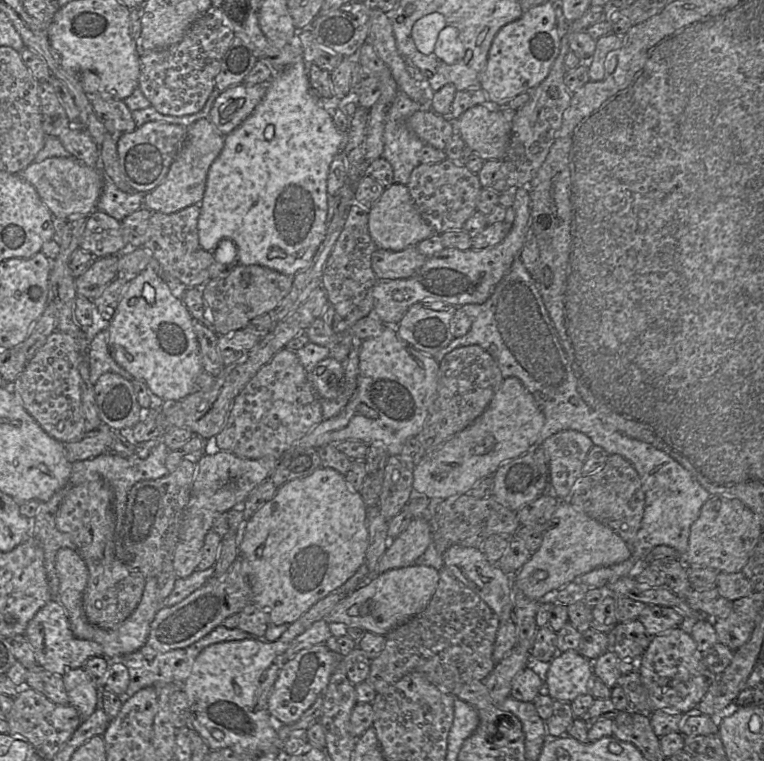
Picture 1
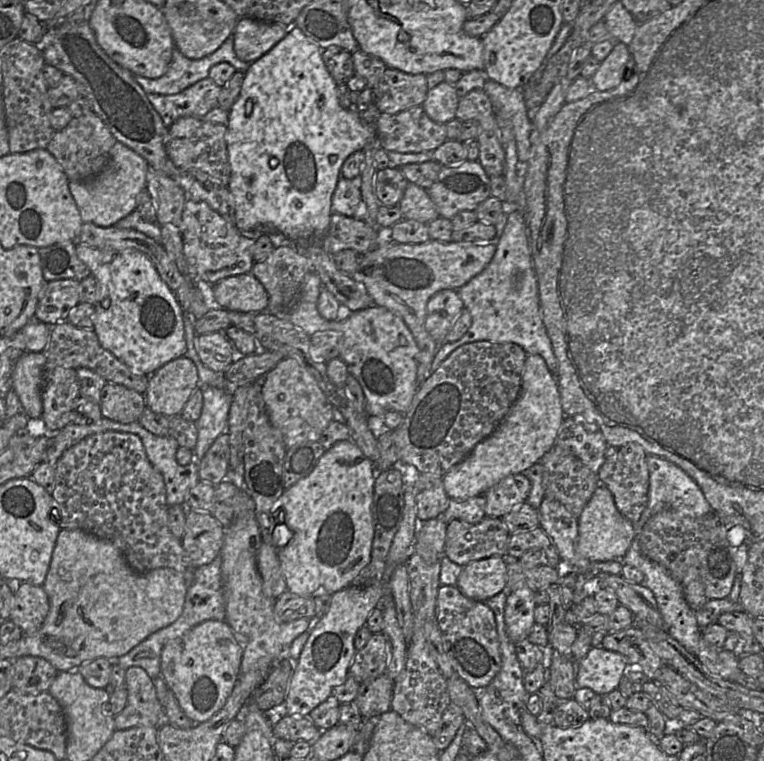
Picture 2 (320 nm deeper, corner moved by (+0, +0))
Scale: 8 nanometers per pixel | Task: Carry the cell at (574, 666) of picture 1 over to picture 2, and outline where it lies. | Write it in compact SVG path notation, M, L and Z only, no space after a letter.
M602 646L591 647L576 664L577 688L586 687L596 694L608 695L618 689L627 666L621 654Z

